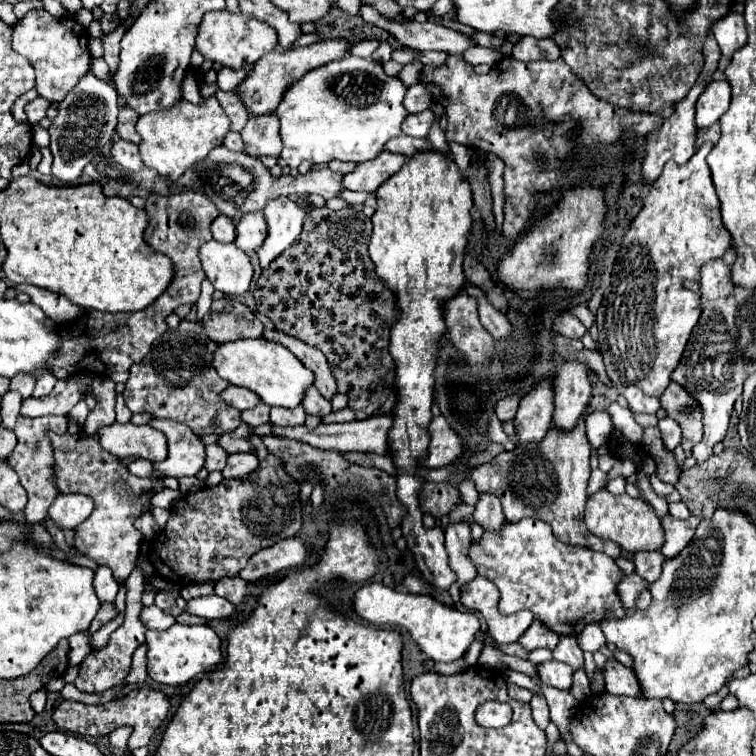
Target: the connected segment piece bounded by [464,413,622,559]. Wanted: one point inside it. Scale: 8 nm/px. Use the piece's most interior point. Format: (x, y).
(547, 480)

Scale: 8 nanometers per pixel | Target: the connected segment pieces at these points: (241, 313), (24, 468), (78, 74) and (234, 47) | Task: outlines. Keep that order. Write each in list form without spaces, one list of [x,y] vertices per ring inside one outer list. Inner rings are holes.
[[[234,299],[212,301],[210,311],[202,317],[206,333],[216,343],[236,341],[236,339],[256,339],[262,337],[264,325],[248,309],[248,305]]]
[[[20,417],[14,433],[18,437],[18,445],[16,449],[10,453],[10,457],[6,459],[8,465],[18,473],[22,487],[28,493],[28,503],[24,509],[24,517],[28,523],[42,523],[48,517],[48,509],[54,503],[58,491],[52,479],[52,469],[54,469],[54,459],[52,455],[52,447],[50,447],[50,439],[46,437],[46,431],[56,431],[56,433],[64,433],[68,427],[68,419],[66,417],[38,417],[38,419],[28,419],[28,417]]]
[[[30,11],[14,25],[12,47],[24,55],[36,71],[36,91],[50,103],[60,103],[90,69],[90,53],[84,27],[70,17],[56,19],[48,11]]]
[[[210,11],[198,23],[196,35],[196,51],[202,53],[204,59],[220,63],[228,69],[242,69],[246,63],[256,63],[262,55],[274,51],[278,45],[274,27],[260,23],[258,19],[244,13],[228,13],[228,11]]]

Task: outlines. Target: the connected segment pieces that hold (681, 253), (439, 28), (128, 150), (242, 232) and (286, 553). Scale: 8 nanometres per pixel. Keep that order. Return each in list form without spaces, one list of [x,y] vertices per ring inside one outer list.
[[[704,143],[688,163],[668,163],[664,167],[662,175],[654,181],[648,197],[644,199],[640,213],[622,239],[622,247],[610,275],[608,291],[604,293],[602,303],[596,311],[600,353],[604,357],[606,373],[614,387],[628,387],[630,383],[634,383],[646,395],[662,395],[662,391],[672,381],[670,375],[674,367],[678,367],[690,333],[700,317],[698,295],[688,291],[684,281],[698,279],[698,271],[706,261],[722,257],[732,247],[730,233],[722,223],[718,195],[714,191],[710,169],[706,163],[712,147],[712,143]]]
[[[366,5],[360,7],[360,15],[364,21],[386,29],[390,35],[394,35],[402,45],[406,45],[410,49],[444,51],[448,55],[464,55],[464,51],[468,51],[470,47],[476,47],[476,43],[470,35],[452,31],[452,29],[436,23],[436,19],[428,19],[424,23],[416,23],[416,21],[394,23]]]
[[[116,139],[110,153],[112,153],[116,163],[120,163],[122,167],[126,167],[130,171],[142,171],[142,167],[144,167],[142,165],[142,157],[138,153],[138,145],[134,145],[134,143]]]
[[[262,211],[246,213],[236,225],[236,247],[244,253],[256,253],[266,239],[266,221]]]
[[[300,537],[282,539],[282,543],[274,543],[250,557],[250,563],[240,571],[240,577],[246,581],[256,581],[266,575],[278,573],[282,569],[290,569],[300,565],[306,559],[306,547]]]

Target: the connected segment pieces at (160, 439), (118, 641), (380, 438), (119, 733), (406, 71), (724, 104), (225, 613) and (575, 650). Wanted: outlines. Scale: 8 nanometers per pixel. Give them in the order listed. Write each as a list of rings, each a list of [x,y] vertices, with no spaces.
[[[112,423],[110,427],[100,429],[100,445],[120,459],[148,459],[158,463],[166,459],[168,439],[158,429],[150,425],[120,425]]]
[[[132,571],[130,577],[126,579],[126,587],[128,587],[128,595],[126,595],[126,619],[124,623],[110,635],[110,641],[106,647],[98,649],[98,651],[92,651],[80,665],[80,673],[74,681],[74,685],[80,689],[80,691],[86,691],[86,693],[102,693],[118,683],[124,681],[124,677],[128,675],[128,669],[130,669],[130,661],[132,661],[132,653],[144,643],[144,635],[146,635],[146,627],[140,623],[138,615],[142,611],[142,603],[140,603],[140,597],[142,597],[142,591],[144,591],[144,575],[142,571]]]
[[[382,415],[382,417],[366,417],[362,421],[350,421],[350,423],[330,423],[330,425],[324,425],[320,423],[316,429],[308,431],[304,425],[300,427],[274,427],[272,433],[274,435],[284,435],[284,437],[290,437],[290,439],[296,439],[296,441],[304,441],[312,447],[318,447],[318,449],[334,449],[334,451],[340,451],[340,453],[346,453],[346,451],[372,451],[372,453],[380,453],[380,455],[386,455],[388,453],[388,443],[386,443],[386,437],[388,437],[388,429],[392,425],[392,415]]]
[[[118,727],[118,729],[114,729],[114,731],[108,735],[110,747],[112,747],[112,749],[128,749],[126,741],[128,741],[130,733],[132,733],[130,727]]]
[[[416,59],[416,61],[412,61],[410,65],[404,65],[398,77],[400,77],[408,87],[410,87],[410,85],[416,85],[416,83],[422,81],[422,67],[424,67],[424,65]]]
[[[712,81],[706,85],[706,91],[698,97],[696,103],[696,125],[710,127],[714,125],[722,113],[728,111],[730,105],[730,85],[728,81]]]
[[[206,595],[206,597],[190,599],[186,611],[192,615],[206,617],[206,619],[226,619],[226,617],[234,615],[236,607],[218,595]]]
[[[562,637],[558,647],[554,649],[554,659],[568,663],[574,671],[584,667],[584,657],[582,657],[582,649],[576,643],[576,637]]]

